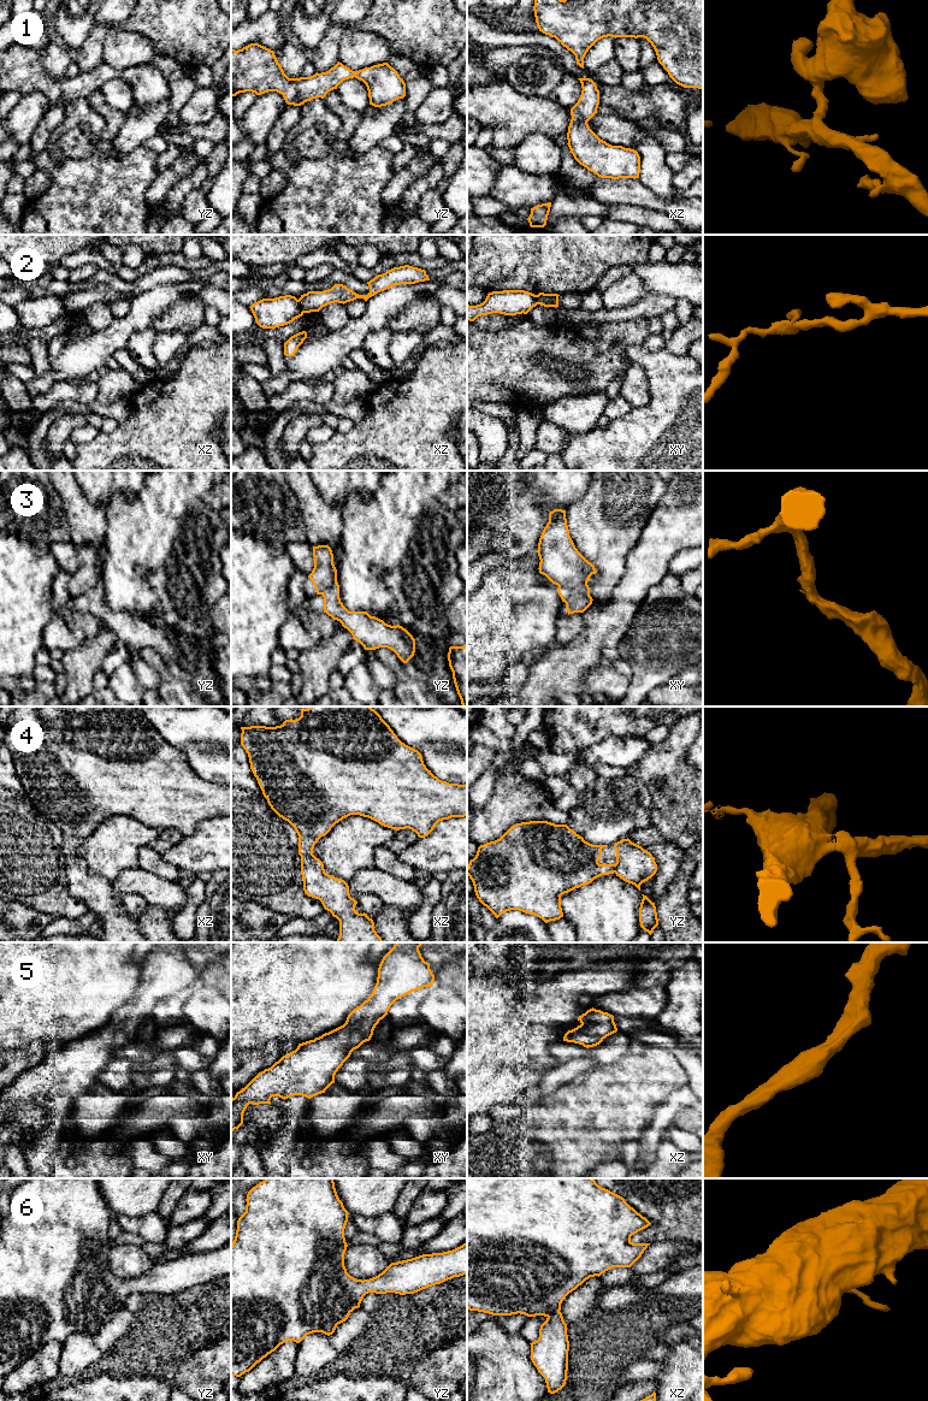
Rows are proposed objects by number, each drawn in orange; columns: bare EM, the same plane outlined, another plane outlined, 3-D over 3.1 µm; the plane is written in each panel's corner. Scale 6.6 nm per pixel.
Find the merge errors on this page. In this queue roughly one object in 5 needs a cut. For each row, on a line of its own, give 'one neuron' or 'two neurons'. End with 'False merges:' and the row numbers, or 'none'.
1: one neuron
2: two neurons
3: two neurons
4: one neuron
5: one neuron
6: one neuron
False merges: 2, 3

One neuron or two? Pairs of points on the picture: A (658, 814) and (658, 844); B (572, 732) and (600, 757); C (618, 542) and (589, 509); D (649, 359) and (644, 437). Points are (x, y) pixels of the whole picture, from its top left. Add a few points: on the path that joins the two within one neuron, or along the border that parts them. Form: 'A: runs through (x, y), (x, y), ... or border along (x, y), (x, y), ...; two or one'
A: border along (652, 823), (666, 839), (680, 847); two
B: border along (615, 736), (593, 743), (583, 750); two
C: runs through (609, 533), (593, 518); one
D: runs through (660, 378), (660, 418); one

